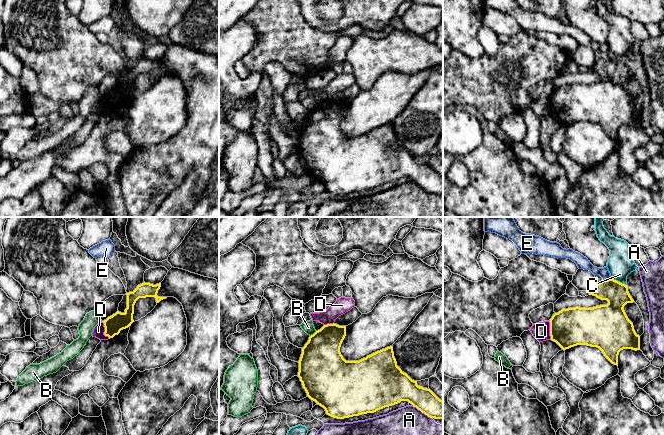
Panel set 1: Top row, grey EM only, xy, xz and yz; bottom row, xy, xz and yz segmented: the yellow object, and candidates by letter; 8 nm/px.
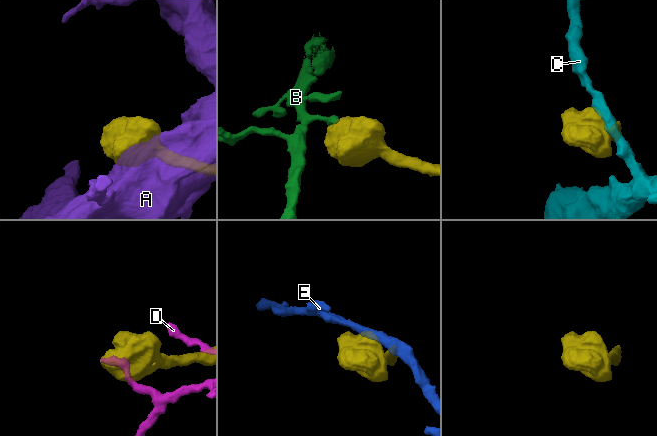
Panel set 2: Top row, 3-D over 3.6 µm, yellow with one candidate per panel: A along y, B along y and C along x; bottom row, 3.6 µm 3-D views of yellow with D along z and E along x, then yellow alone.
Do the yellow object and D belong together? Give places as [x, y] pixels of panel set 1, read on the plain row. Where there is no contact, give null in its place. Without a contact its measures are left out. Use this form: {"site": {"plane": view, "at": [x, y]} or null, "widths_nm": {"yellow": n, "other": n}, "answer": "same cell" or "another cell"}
{"site": {"plane": "xy", "at": [105, 106]}, "widths_nm": {"yellow": 150, "other": 90}, "answer": "another cell"}

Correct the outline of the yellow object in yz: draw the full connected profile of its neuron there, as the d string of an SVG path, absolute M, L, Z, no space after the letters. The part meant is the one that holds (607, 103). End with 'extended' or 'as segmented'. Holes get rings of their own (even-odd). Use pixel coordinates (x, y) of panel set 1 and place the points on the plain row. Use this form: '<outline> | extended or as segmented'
M612 54L596 60L589 71L607 76L608 80L562 85L555 89L549 97L550 116L563 126L577 121L597 123L612 140L618 142L621 126L640 126L640 112L623 85L634 76L627 61Z | as segmented

